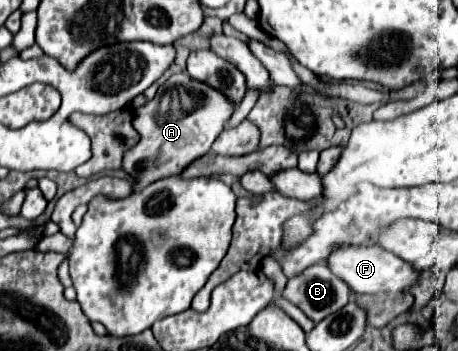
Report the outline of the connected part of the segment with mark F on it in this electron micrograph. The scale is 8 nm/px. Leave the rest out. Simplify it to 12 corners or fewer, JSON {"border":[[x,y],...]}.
{"border":[[375,244],[337,246],[329,270],[363,294],[409,290],[417,270]]}

